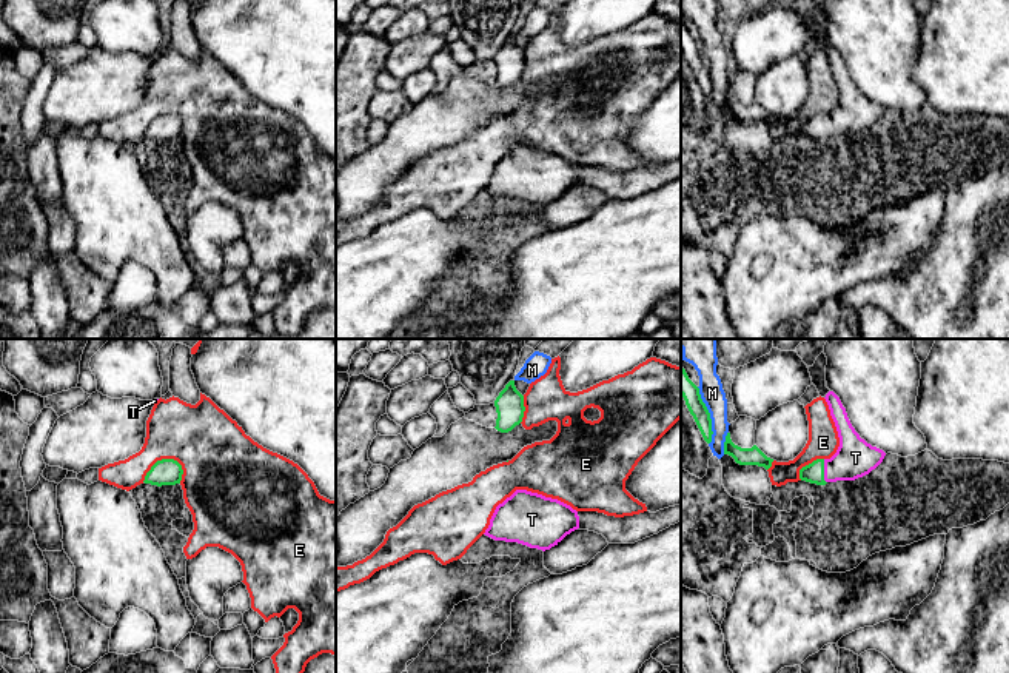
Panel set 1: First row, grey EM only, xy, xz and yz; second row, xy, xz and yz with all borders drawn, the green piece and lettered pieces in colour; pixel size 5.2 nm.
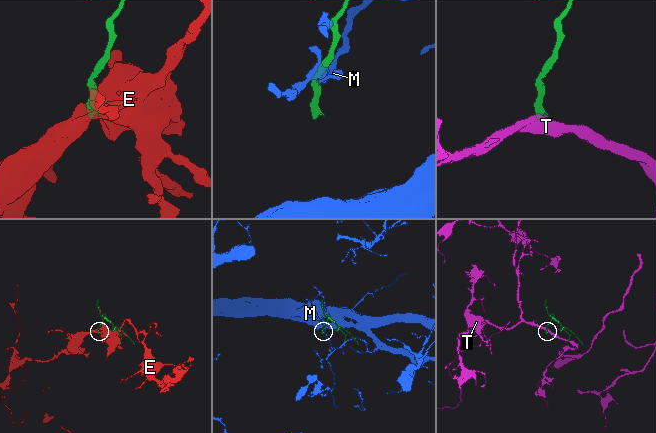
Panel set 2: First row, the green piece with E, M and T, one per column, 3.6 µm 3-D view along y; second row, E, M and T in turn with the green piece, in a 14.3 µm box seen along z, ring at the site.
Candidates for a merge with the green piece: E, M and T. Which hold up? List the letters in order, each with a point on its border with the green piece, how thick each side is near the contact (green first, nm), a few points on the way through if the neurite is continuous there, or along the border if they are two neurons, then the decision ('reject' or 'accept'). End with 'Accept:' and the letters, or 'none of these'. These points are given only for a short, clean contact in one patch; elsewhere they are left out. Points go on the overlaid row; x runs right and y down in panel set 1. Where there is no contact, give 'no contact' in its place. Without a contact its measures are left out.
E: xy (162, 459) | 140/360 nm | reject
M: yz (709, 416) | 100/130 nm | along yz (697, 387), (710, 419), (712, 441), (709, 444) | reject
T: yz (823, 472) | 110/200 nm | across yz (814, 473), (823, 472), (841, 467), (855, 458) | accept
Accept: T

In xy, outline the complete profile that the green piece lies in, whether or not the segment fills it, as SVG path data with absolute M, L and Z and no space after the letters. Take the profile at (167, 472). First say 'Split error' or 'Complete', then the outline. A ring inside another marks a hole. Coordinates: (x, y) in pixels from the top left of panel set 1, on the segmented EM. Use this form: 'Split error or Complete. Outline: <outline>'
Complete. Outline: M174 459L157 460L145 476L145 484L151 485L176 485L182 480L182 465Z

